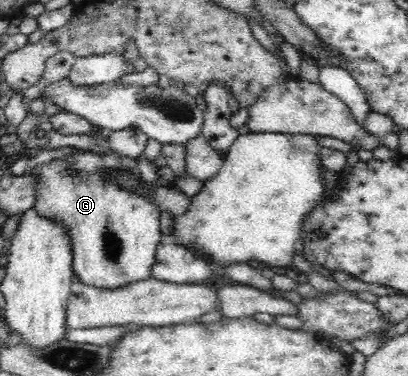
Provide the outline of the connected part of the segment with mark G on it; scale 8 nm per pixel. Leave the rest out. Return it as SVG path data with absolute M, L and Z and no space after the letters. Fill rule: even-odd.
M74 148L70 158L45 163L43 166L32 170L32 175L38 177L36 186L35 209L44 218L55 220L67 230L72 251L72 270L78 276L78 280L88 286L96 286L106 290L114 290L120 286L126 286L134 282L140 282L152 277L152 266L156 264L156 248L160 243L160 214L159 206L156 206L149 196L140 196L133 190L119 188L115 182L115 176L120 170L134 173L146 187L153 189L160 177L156 175L158 166L154 161L140 156L140 158L128 158L117 152L113 155L100 157L90 151Z

